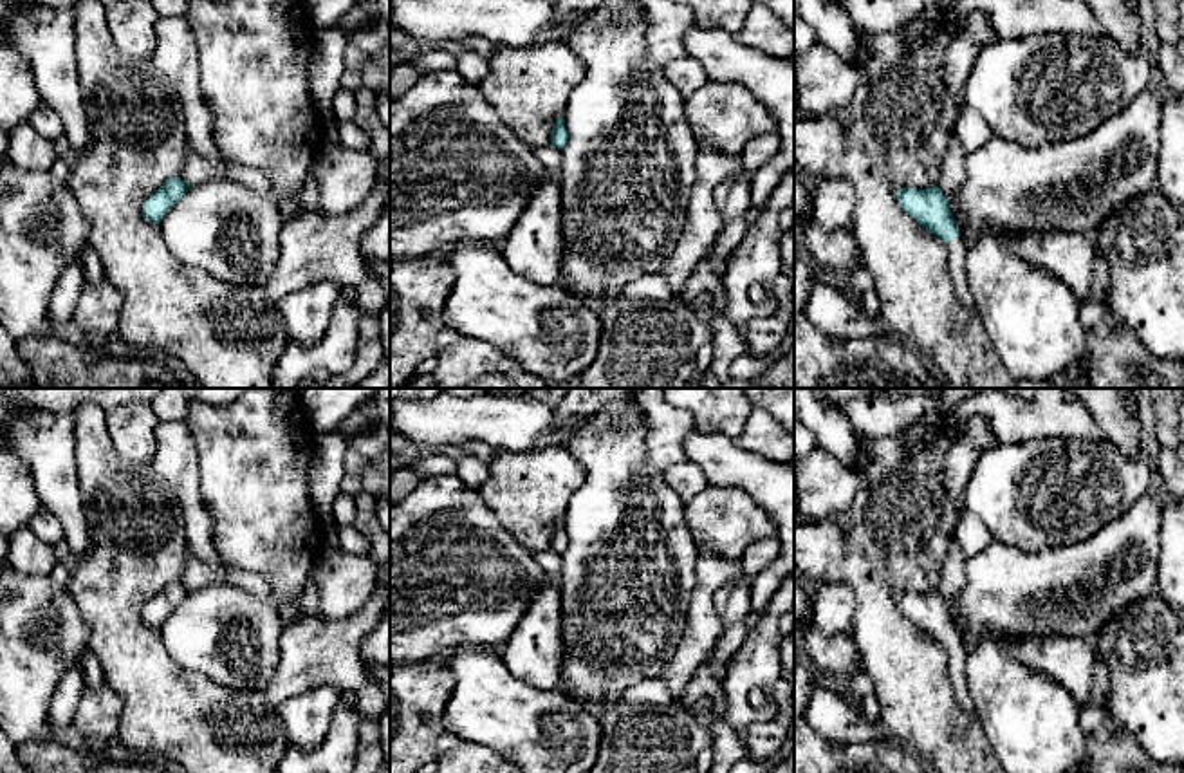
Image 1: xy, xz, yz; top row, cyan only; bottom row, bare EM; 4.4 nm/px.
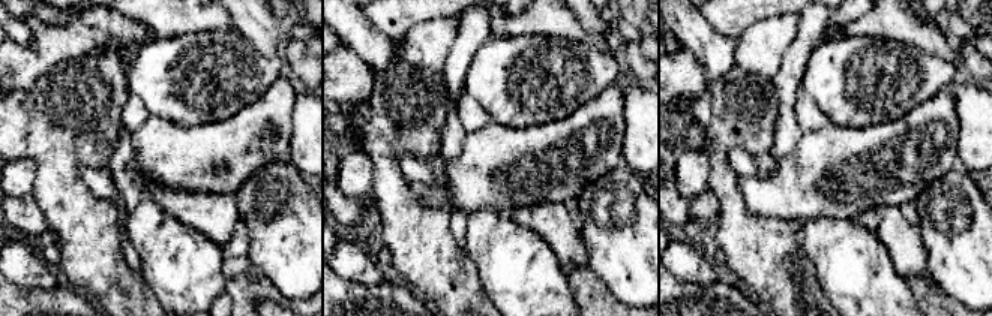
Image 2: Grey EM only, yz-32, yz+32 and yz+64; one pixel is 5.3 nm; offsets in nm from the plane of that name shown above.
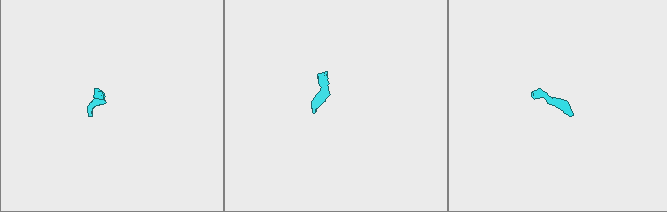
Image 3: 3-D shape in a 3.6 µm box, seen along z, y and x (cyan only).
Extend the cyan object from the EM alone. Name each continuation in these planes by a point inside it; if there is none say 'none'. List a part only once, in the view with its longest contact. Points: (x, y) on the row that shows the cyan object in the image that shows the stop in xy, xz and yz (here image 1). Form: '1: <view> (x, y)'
1: yz (957, 248)

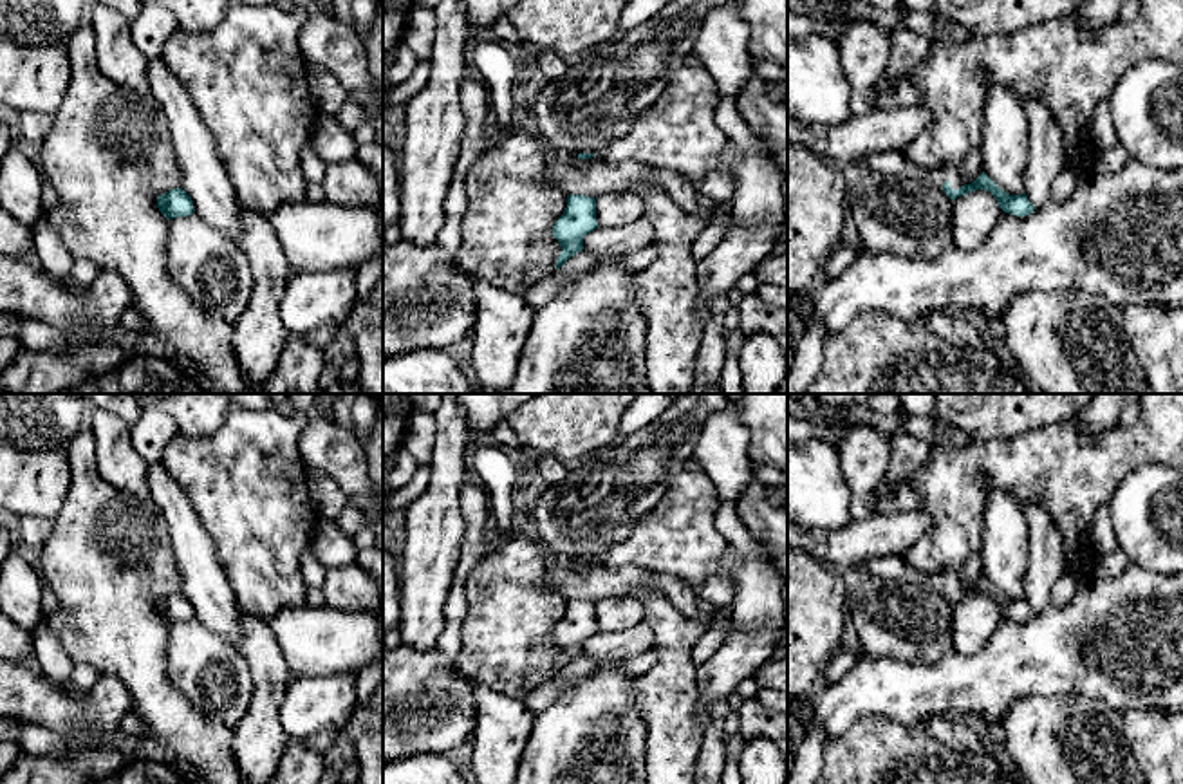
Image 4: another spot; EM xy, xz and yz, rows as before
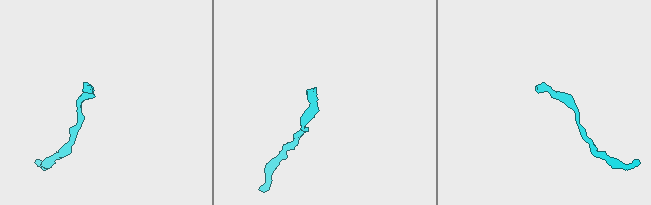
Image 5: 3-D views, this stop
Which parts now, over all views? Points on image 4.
1: yz (894, 163)

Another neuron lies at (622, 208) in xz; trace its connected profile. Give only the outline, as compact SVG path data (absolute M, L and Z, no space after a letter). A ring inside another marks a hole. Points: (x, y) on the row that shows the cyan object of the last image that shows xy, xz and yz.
M634 191L603 193L596 199L600 228L627 226L643 217L643 201Z

